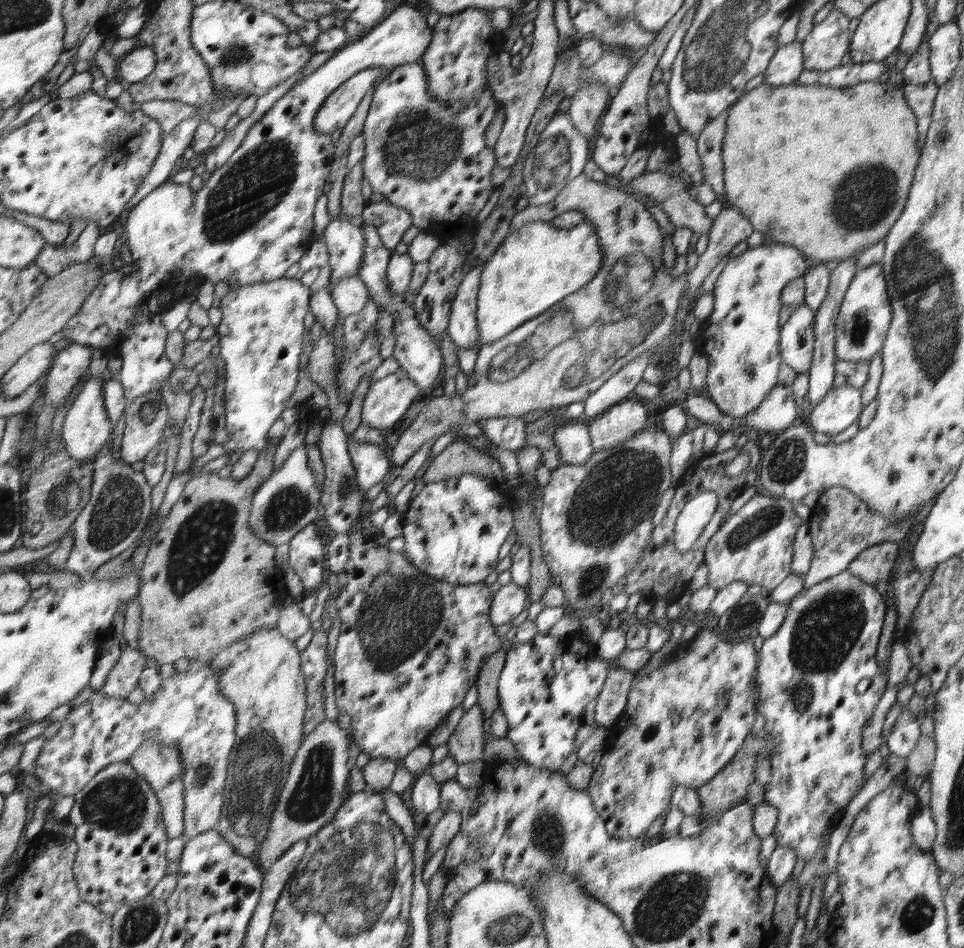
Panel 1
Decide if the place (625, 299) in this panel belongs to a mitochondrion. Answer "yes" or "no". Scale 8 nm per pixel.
yes

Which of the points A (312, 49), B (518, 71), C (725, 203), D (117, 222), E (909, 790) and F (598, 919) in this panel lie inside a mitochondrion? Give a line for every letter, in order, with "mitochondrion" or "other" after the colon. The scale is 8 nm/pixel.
A: other
B: other
C: other
D: other
E: other
F: other

